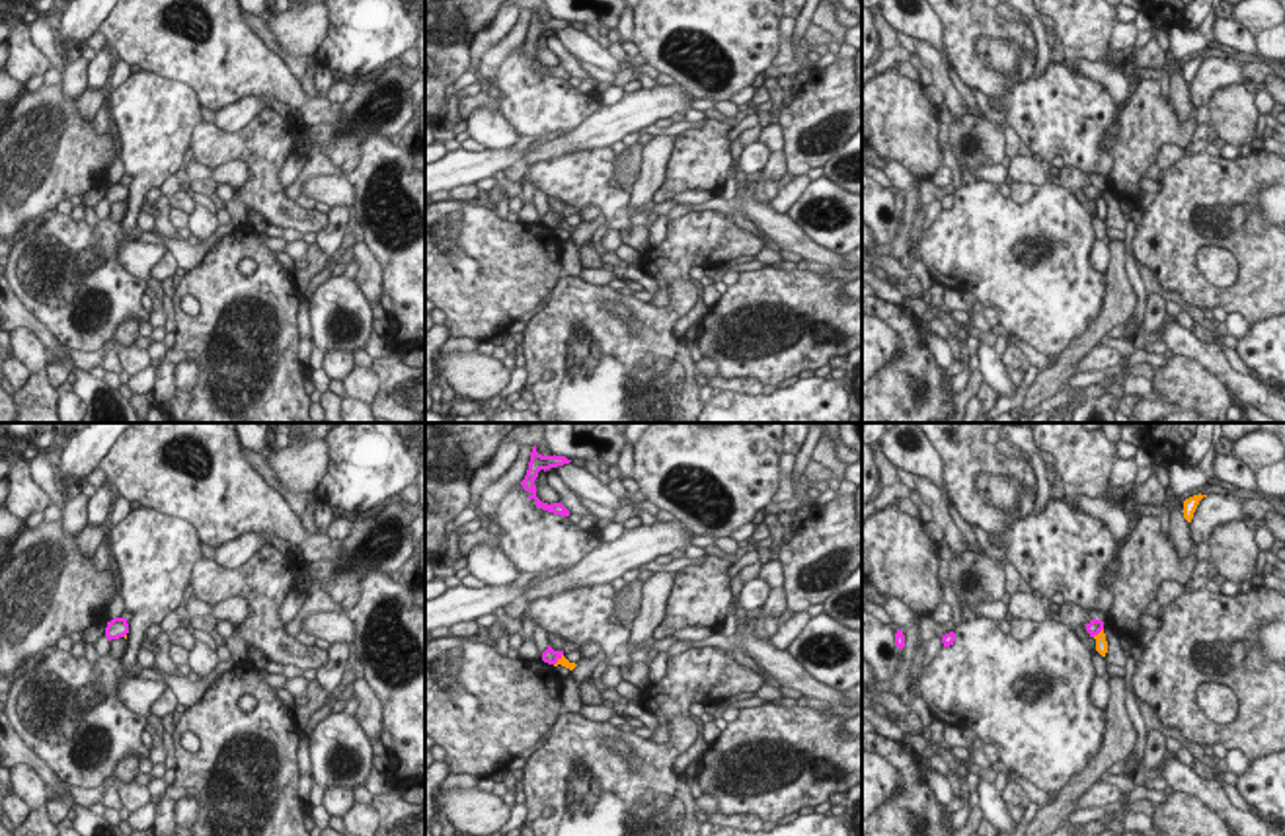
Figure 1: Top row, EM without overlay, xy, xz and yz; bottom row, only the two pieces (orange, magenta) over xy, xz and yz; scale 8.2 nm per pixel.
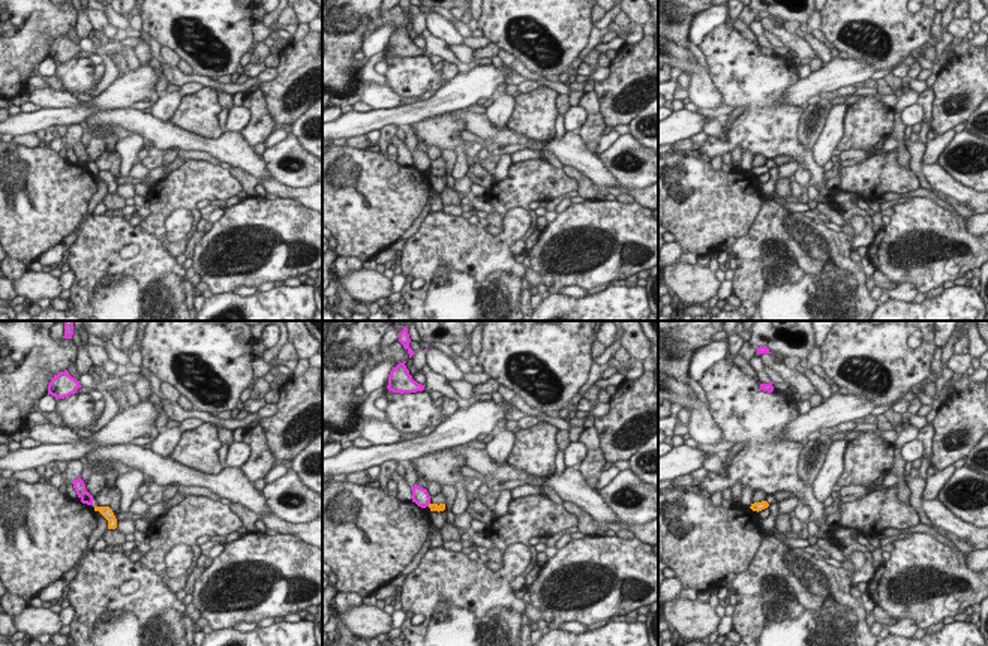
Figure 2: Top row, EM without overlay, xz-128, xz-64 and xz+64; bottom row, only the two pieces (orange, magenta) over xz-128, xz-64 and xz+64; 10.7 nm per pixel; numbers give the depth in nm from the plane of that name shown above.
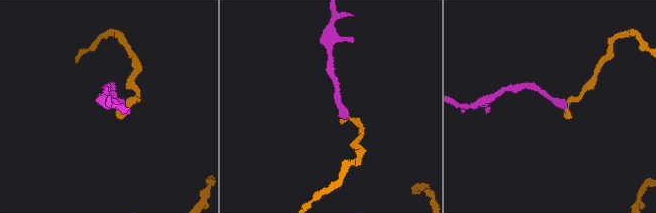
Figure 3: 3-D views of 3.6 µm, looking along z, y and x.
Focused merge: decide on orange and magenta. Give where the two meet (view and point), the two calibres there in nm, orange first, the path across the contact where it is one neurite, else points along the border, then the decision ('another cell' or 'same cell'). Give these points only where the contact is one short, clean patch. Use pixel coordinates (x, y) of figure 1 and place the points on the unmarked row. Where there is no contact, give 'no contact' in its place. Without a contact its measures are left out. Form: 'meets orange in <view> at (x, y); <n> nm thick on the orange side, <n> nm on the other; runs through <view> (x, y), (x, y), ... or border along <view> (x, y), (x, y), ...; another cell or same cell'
meets orange in yz at (1098, 197); 100 nm thick on the orange side, 120 nm on the other; border along yz (1102, 191), (1092, 199); another cell

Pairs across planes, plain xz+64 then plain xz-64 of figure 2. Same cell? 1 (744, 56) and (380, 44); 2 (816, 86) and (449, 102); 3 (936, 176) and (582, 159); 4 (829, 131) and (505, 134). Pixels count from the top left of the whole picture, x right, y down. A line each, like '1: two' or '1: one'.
1: two
2: one
3: one
4: two

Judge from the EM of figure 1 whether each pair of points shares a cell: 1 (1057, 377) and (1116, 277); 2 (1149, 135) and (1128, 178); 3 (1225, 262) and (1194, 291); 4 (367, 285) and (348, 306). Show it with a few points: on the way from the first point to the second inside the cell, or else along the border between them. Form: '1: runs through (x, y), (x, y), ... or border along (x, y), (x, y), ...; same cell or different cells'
1: runs through (1075, 351), (1116, 310), (1116, 303); same cell
2: runs through (1139, 145), (1128, 168); same cell
3: border along (1200, 246), (1196, 269), (1213, 285), (1231, 287); different cells
4: border along (355, 279), (369, 301); different cells

